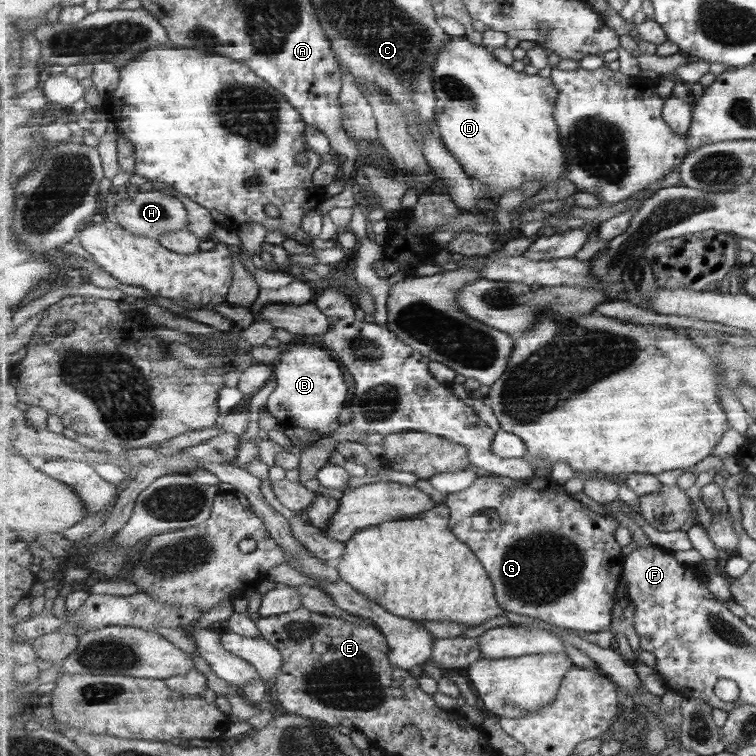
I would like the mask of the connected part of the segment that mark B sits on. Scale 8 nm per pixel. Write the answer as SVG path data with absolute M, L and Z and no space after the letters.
M299 338L291 342L273 365L276 387L269 395L266 403L267 411L279 421L281 427L301 427L313 434L313 430L321 434L335 432L339 428L337 419L341 412L341 404L347 402L349 386L343 378L339 362L331 360L329 350L316 345L309 339Z

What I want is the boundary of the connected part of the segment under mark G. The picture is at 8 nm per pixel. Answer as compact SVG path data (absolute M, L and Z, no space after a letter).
M499 475L480 476L471 487L447 495L443 503L451 512L449 525L484 564L505 611L543 620L560 628L601 632L609 630L615 610L615 594L624 577L623 546L615 540L619 520L599 510L581 495L567 492L550 477L530 477L513 487L499 484Z

